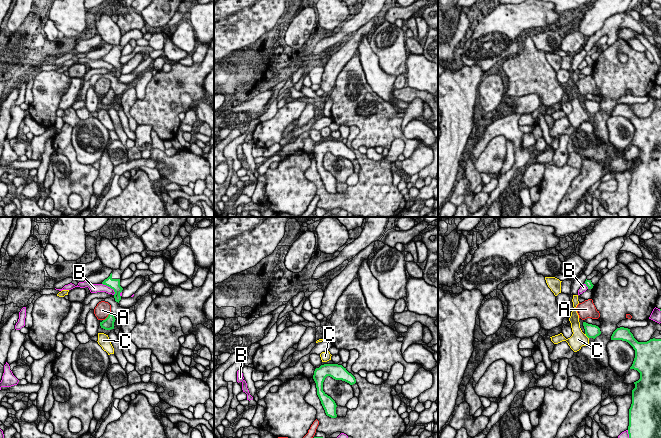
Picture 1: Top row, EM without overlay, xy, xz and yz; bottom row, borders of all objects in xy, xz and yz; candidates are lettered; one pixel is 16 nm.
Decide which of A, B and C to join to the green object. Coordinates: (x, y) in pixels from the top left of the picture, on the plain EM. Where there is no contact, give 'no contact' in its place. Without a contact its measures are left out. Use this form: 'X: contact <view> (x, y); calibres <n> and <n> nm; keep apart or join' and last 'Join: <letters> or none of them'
A: contact xy (108, 92); calibres 190 and 240 nm; keep apart
B: contact xy (109, 62); calibres 170 and 160 nm; keep apart
C: contact yz (586, 111); calibres 220 and 260 nm; keep apart
Join: none of them

